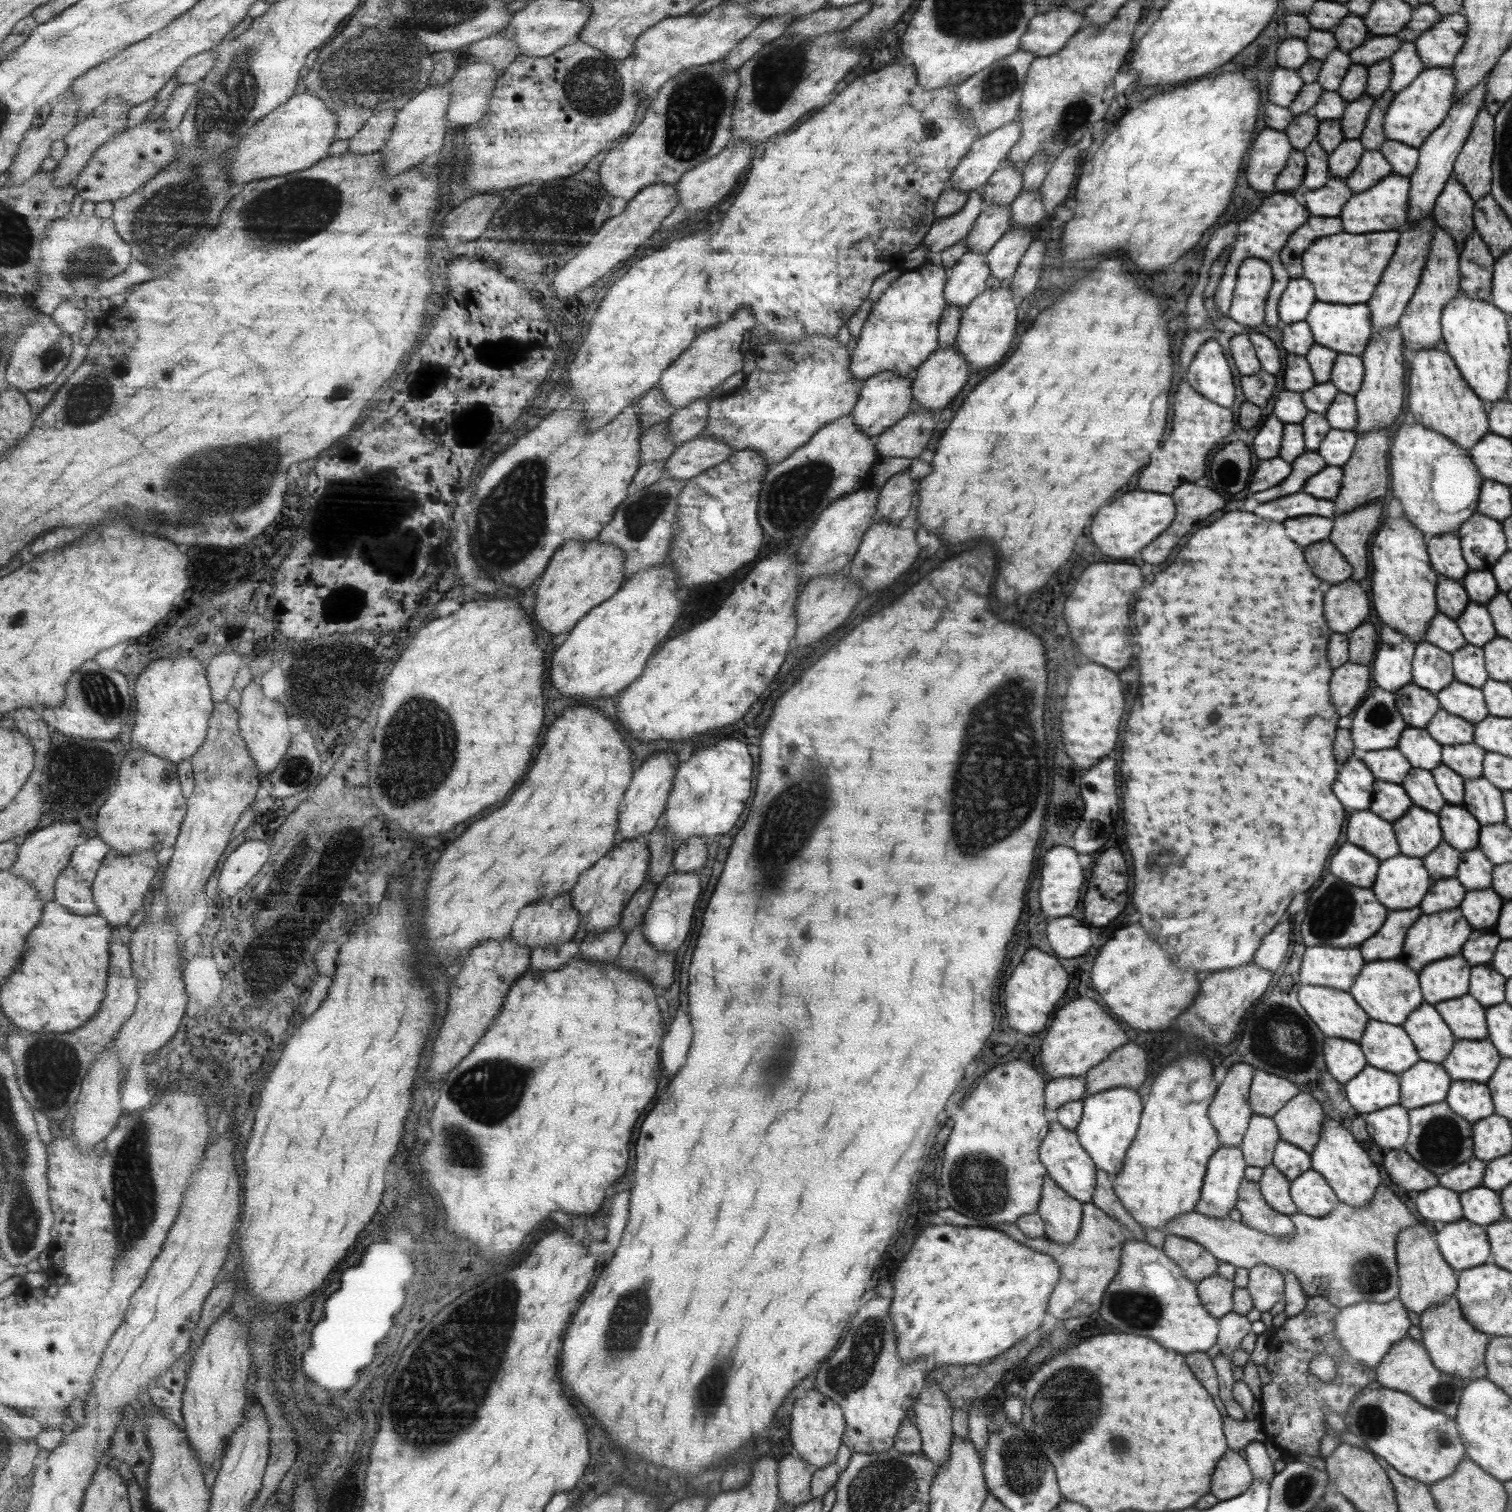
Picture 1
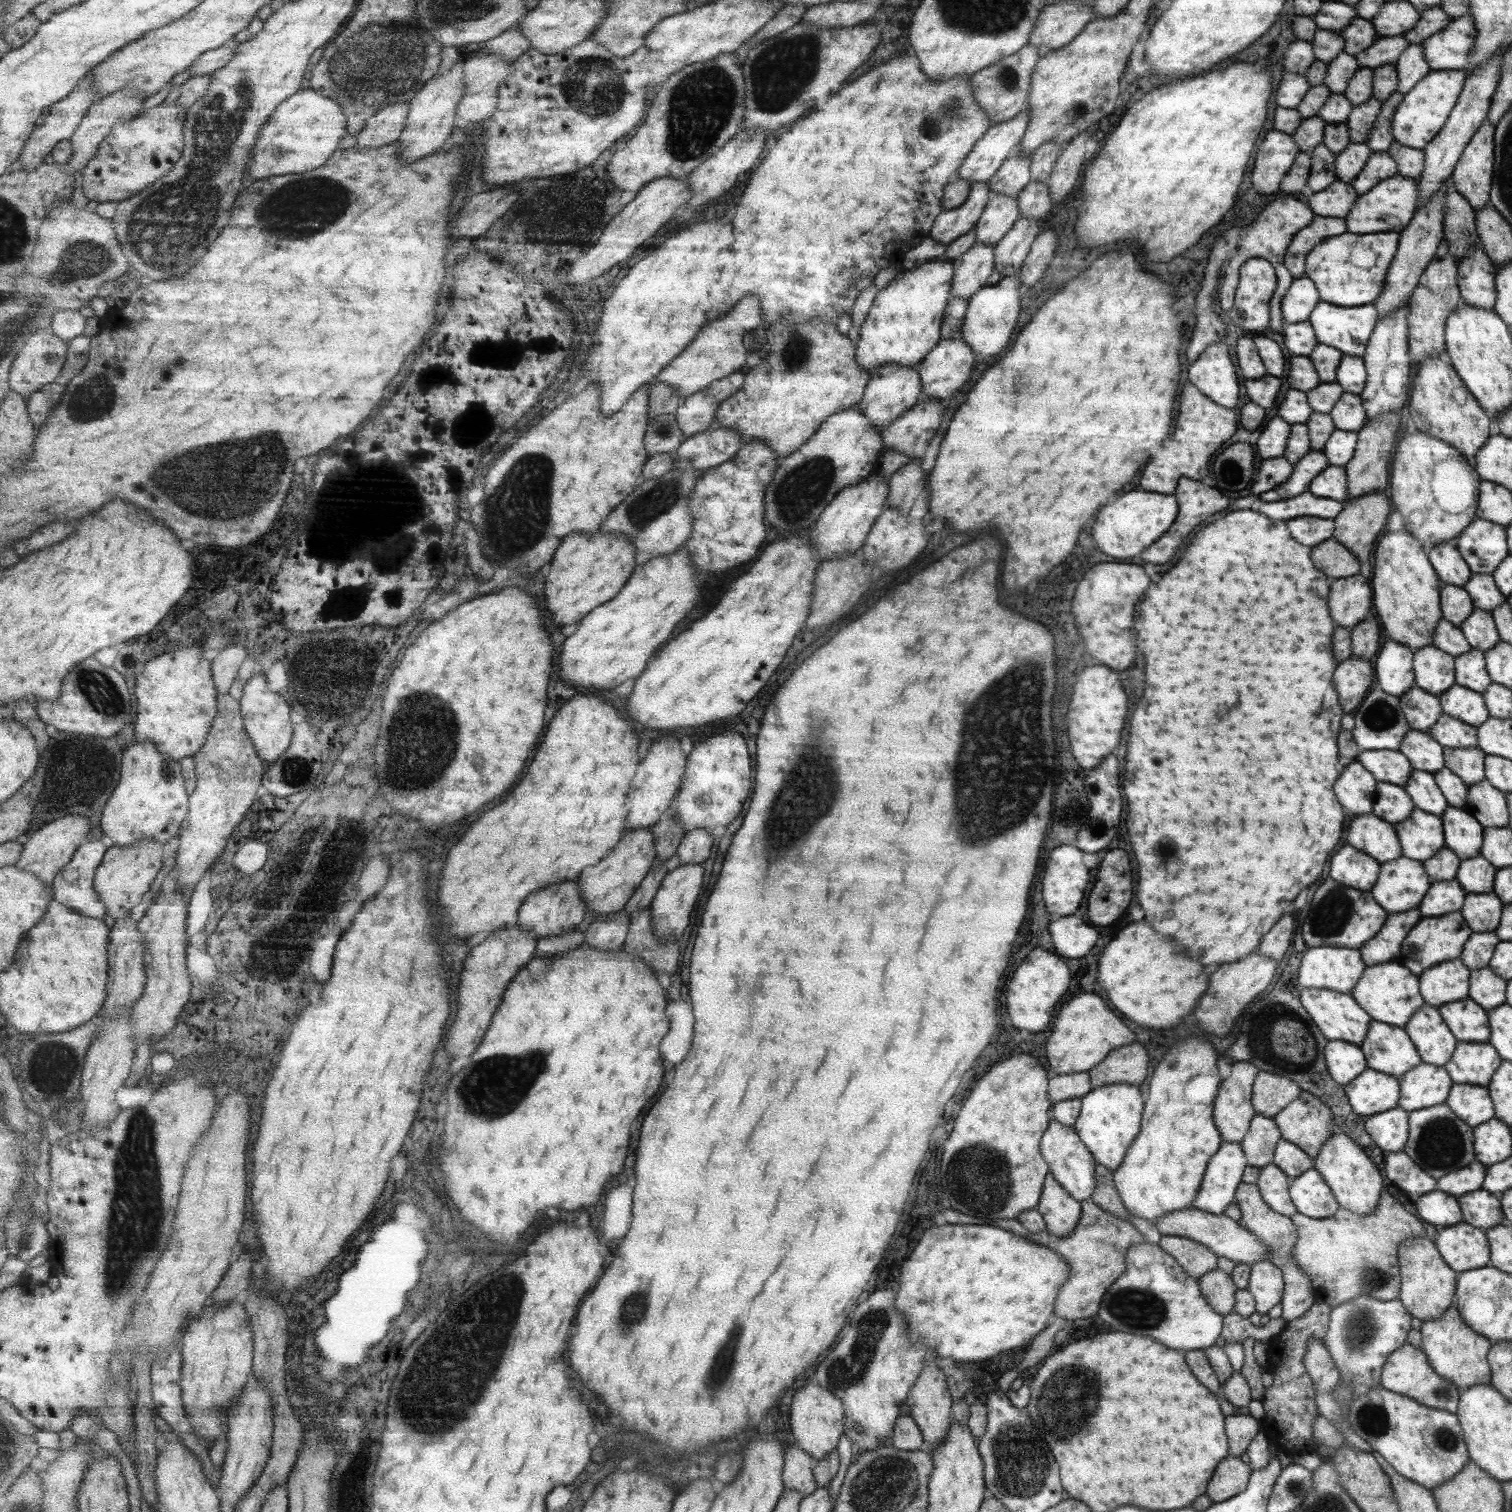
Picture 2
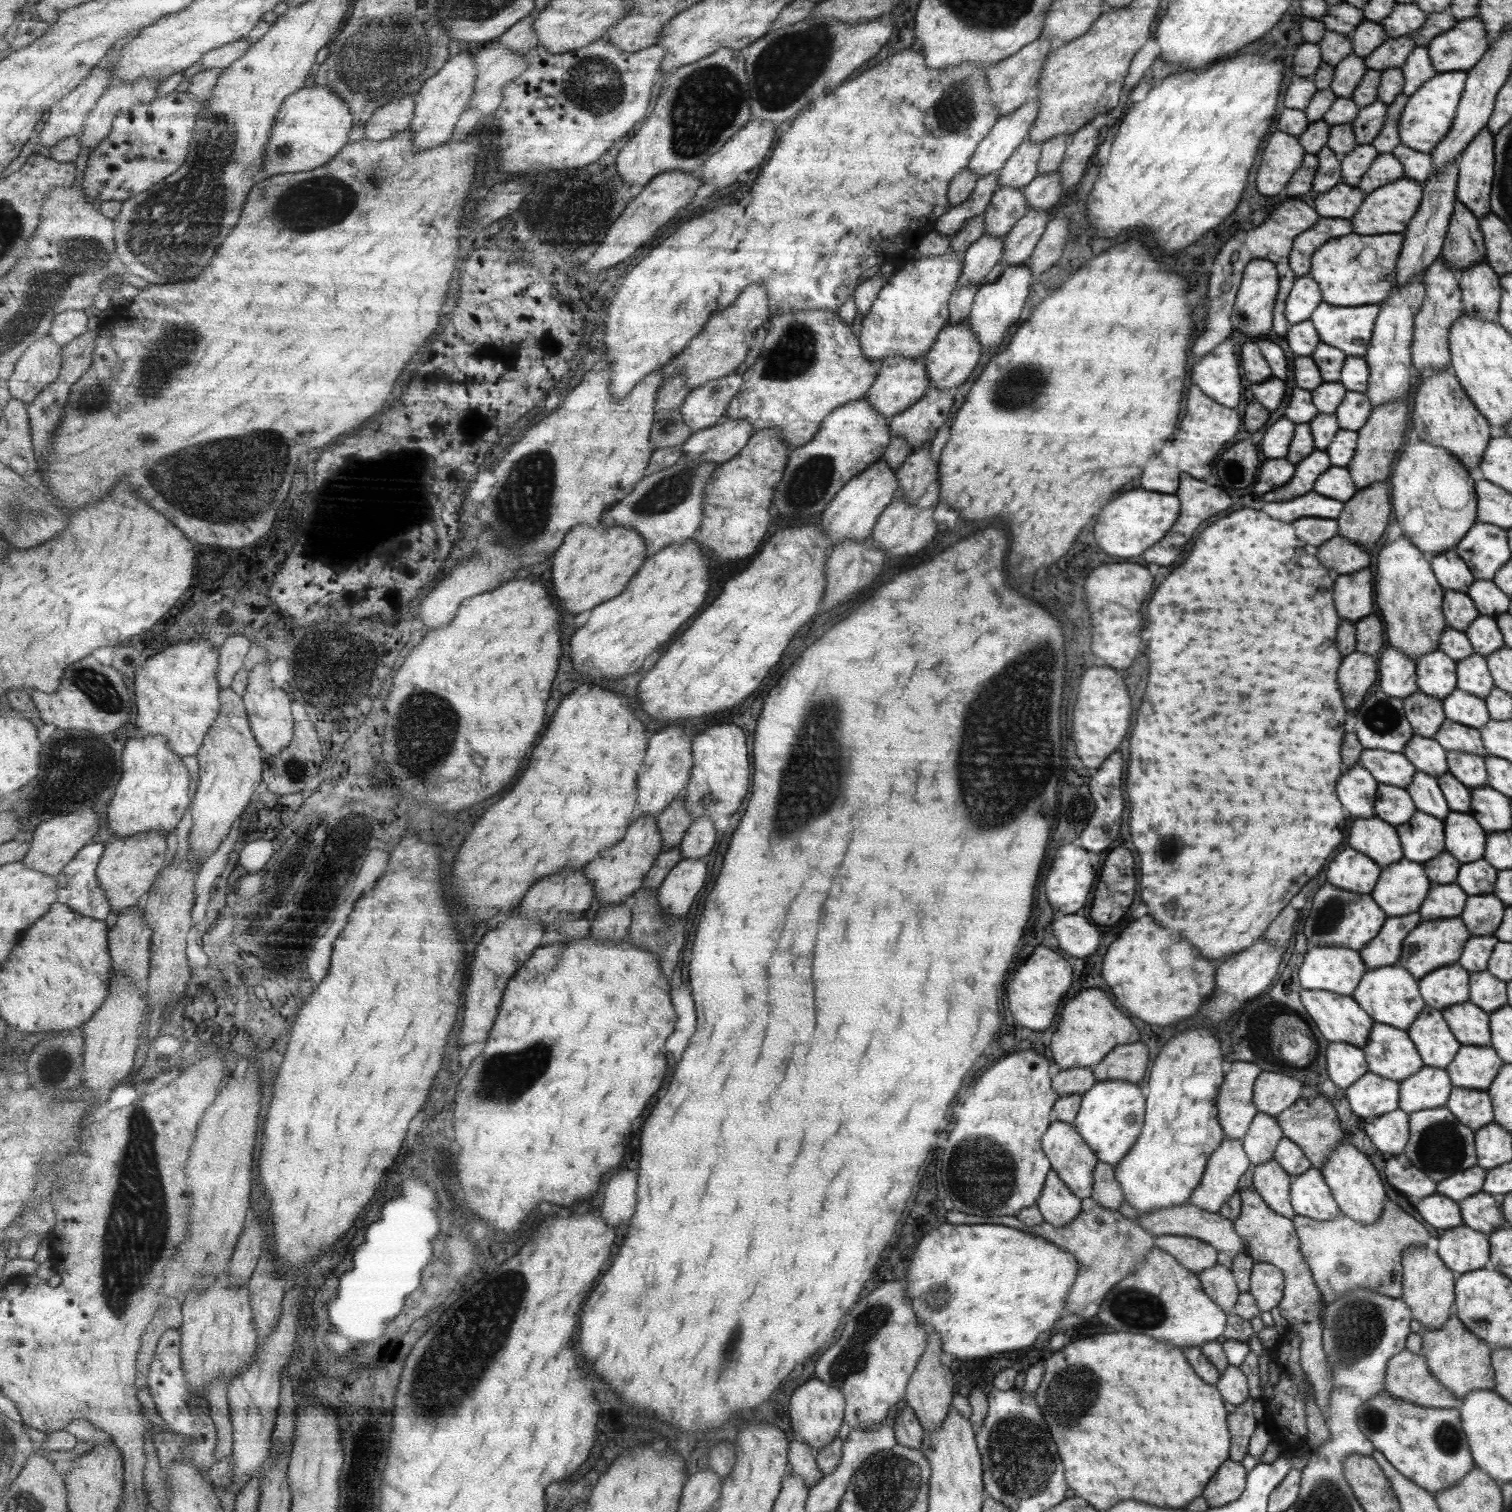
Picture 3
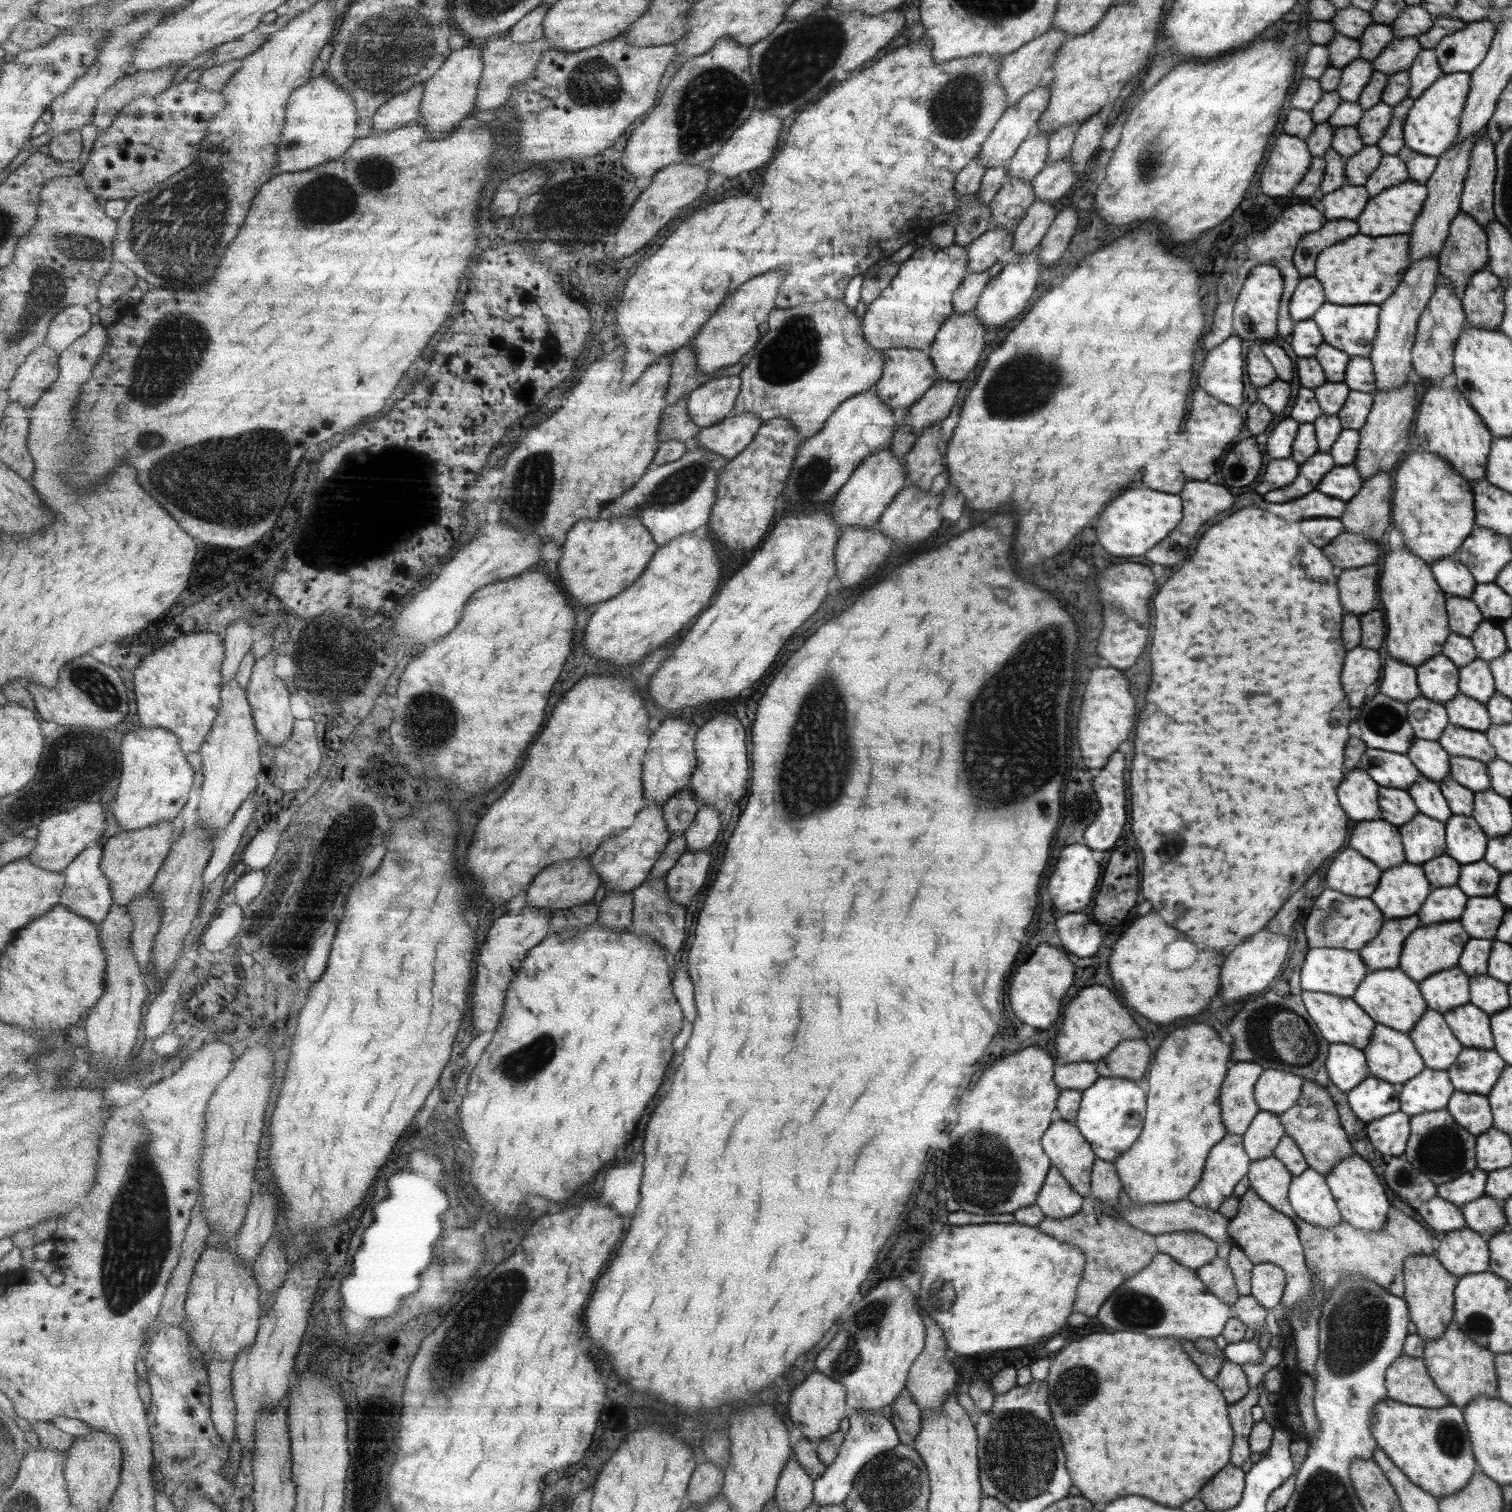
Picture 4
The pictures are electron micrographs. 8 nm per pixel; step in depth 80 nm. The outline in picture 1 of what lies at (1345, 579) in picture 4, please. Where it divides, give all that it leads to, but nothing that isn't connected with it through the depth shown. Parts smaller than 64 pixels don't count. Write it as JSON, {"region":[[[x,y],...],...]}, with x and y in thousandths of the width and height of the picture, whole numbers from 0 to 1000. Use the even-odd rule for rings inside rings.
{"region":[[[892,383],[880,387],[876,397],[876,409],[879,417],[884,419],[894,419],[905,406],[905,396],[899,388],[899,384]]]}

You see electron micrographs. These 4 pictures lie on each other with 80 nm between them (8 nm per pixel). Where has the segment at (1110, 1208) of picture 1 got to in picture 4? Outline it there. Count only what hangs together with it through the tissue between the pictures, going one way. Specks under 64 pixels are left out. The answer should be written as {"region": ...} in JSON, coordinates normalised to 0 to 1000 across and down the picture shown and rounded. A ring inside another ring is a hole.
{"region":[[[725,766],[723,768],[721,791],[728,796],[736,798],[739,796],[739,790],[742,787],[742,783],[739,779],[736,769]]]}

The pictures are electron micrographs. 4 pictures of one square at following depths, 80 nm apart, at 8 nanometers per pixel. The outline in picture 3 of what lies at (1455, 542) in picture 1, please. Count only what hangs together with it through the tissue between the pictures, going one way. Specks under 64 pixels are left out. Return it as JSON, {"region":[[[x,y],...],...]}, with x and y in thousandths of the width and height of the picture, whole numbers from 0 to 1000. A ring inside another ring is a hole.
{"region":[[[962,363],[946,368],[947,379],[952,388],[955,390],[960,390],[970,392],[976,381],[968,370],[964,367]]]}

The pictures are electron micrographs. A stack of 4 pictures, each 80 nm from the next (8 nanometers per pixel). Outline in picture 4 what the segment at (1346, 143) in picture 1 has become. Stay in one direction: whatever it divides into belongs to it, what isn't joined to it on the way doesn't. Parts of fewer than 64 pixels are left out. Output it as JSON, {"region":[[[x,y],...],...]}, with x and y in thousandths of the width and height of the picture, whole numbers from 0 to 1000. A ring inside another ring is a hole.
{"region":[[[903,96],[899,101],[889,106],[888,116],[890,122],[894,123],[901,123],[904,120],[905,116],[912,110],[915,102],[910,96]]]}

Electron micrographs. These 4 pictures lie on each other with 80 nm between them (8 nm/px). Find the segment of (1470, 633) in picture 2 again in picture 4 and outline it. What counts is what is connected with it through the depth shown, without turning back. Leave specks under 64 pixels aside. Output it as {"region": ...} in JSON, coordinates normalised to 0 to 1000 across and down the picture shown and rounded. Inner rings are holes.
{"region":[[[979,410],[977,413],[977,417],[972,421],[974,427],[976,430],[976,435],[983,438],[997,432],[997,427],[995,425],[995,418],[992,417],[991,412]]]}

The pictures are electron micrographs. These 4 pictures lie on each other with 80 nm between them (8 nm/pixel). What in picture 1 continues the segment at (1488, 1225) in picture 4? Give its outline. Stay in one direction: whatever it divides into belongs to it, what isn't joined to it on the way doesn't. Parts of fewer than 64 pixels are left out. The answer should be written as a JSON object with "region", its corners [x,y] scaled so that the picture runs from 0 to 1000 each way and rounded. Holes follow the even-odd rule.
{"region":[[[981,783],[970,788],[966,788],[965,792],[966,798],[968,798],[968,806],[972,808],[983,812],[990,807],[993,807],[993,804],[995,802],[993,802],[992,791]]]}

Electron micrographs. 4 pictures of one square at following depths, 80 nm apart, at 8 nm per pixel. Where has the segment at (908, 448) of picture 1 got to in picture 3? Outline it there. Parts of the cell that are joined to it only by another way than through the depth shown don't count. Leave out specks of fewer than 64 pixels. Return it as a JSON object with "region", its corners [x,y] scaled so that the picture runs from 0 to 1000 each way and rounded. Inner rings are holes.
{"region":[[[614,256],[608,265],[597,271],[593,276],[588,276],[587,282],[590,288],[597,289],[603,296],[603,299],[610,296],[610,293],[614,293],[618,290],[619,284],[625,279],[628,270],[630,267],[630,259],[622,258],[620,256]]]}

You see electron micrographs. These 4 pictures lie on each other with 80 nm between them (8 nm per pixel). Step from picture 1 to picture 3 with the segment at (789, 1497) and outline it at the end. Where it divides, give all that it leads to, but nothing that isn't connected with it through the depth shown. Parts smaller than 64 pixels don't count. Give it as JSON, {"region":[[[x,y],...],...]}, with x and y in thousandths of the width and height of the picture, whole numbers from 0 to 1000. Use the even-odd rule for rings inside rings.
{"region":[[[531,954],[522,954],[522,974],[530,978],[535,985],[545,976],[540,968],[540,960]]]}

